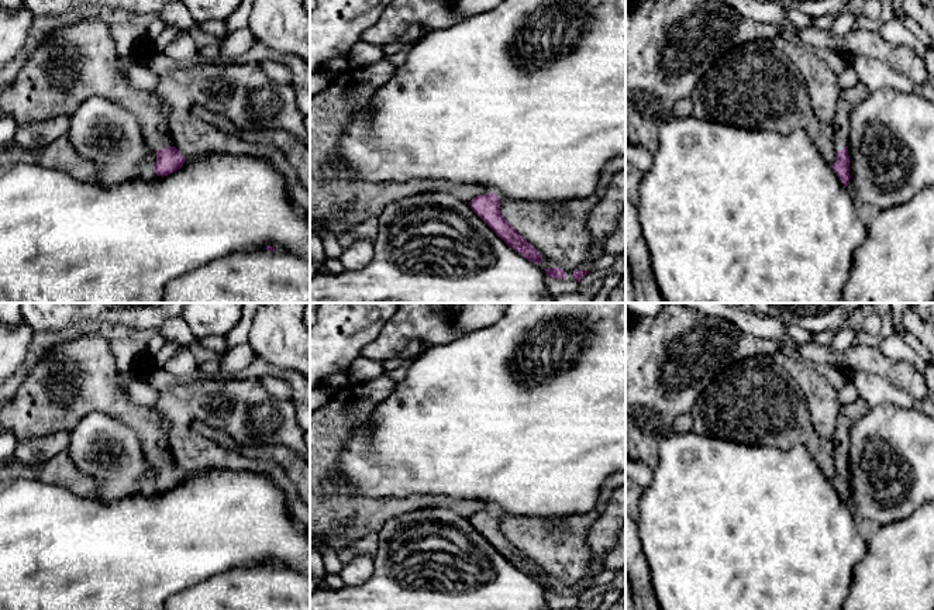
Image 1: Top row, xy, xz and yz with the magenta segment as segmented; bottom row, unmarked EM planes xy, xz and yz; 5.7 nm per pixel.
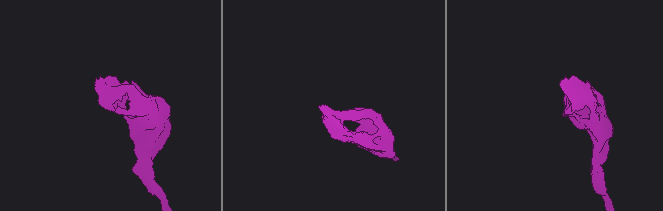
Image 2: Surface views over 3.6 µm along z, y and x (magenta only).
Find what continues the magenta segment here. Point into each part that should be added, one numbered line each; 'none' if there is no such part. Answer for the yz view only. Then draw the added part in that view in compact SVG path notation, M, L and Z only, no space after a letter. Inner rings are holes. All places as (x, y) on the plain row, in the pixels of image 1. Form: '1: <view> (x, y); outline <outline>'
1: yz (850, 413); outline M864 397L849 404L842 404L837 416L837 427L833 435L835 466L844 465L849 455L849 430L869 409Z

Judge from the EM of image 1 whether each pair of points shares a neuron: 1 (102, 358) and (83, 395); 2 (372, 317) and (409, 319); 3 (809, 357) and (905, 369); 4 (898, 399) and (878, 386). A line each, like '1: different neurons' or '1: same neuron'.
1: same neuron
2: different neurons
3: same neuron
4: same neuron

